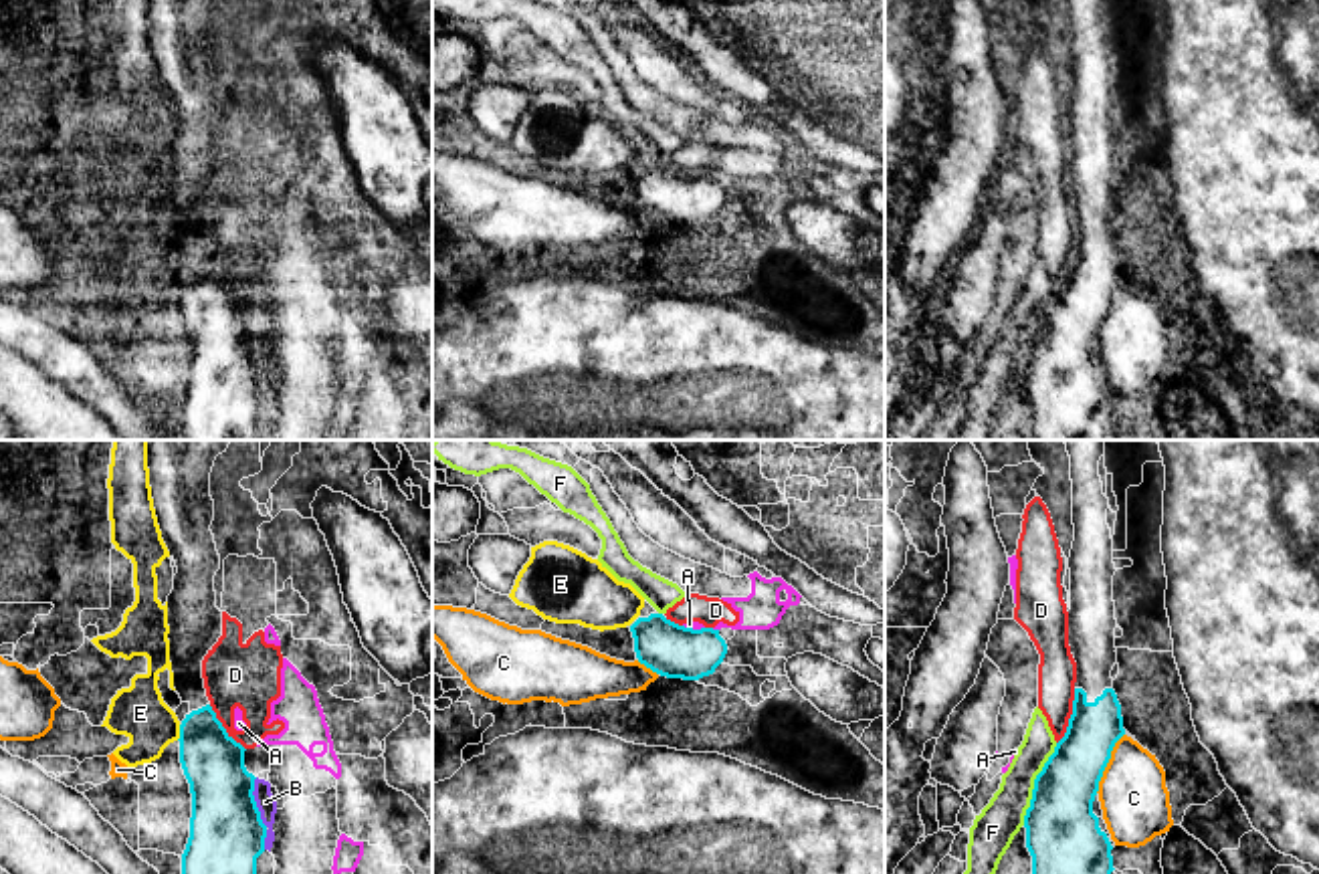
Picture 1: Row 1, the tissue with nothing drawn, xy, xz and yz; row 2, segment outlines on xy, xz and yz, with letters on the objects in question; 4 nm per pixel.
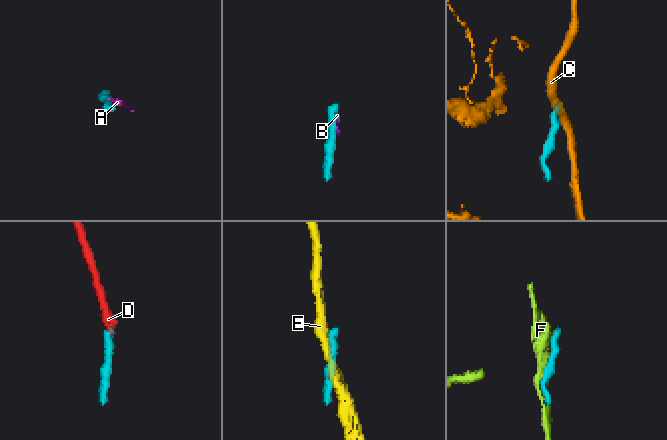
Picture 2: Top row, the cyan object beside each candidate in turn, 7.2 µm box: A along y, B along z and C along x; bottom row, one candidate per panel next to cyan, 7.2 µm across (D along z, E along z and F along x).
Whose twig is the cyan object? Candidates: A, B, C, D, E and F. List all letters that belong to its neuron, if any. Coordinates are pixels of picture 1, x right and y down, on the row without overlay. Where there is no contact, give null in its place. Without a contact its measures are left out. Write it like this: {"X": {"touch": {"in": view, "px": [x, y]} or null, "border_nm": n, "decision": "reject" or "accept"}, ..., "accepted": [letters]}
{"A": {"touch": {"in": "xz", "px": [716, 178]}, "border_nm": 30, "decision": "reject"}, "B": {"touch": {"in": "xy", "px": [255, 350]}, "border_nm": 200, "decision": "reject"}, "C": {"touch": {"in": "yz", "px": [1107, 309]}, "border_nm": 260, "decision": "reject"}, "D": {"touch": {"in": "yz", "px": [1071, 265]}, "border_nm": 240, "decision": "reject"}, "E": {"touch": {"in": "xy", "px": [180, 281]}, "border_nm": 70, "decision": "reject"}, "F": {"touch": {"in": "yz", "px": [1035, 332]}, "border_nm": 360, "decision": "reject"}, "accepted": []}

